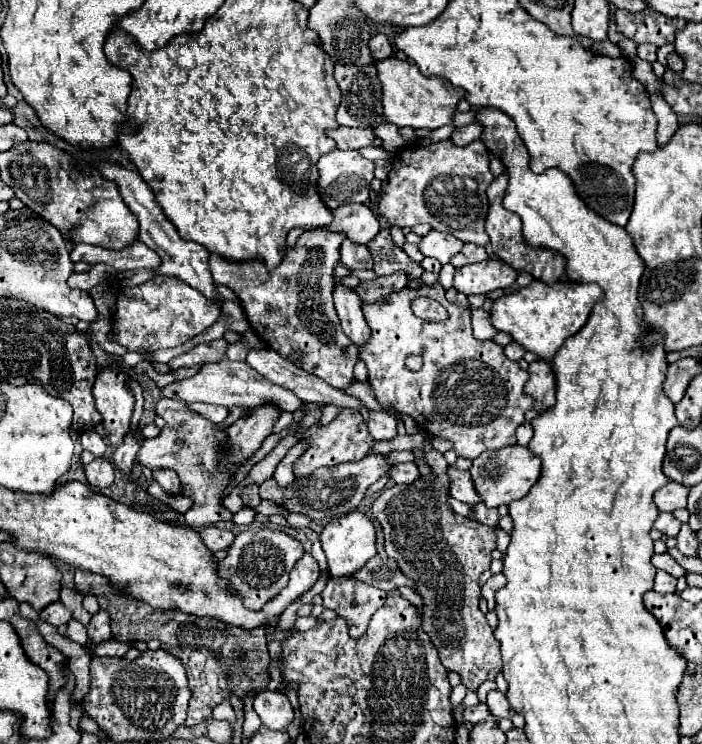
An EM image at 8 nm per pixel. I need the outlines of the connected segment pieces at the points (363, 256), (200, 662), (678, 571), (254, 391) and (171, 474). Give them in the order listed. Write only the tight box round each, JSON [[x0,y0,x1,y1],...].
[[339,239,373,269],[75,571,271,727],[651,553,685,577],[161,359,305,413],[153,469,181,495]]

